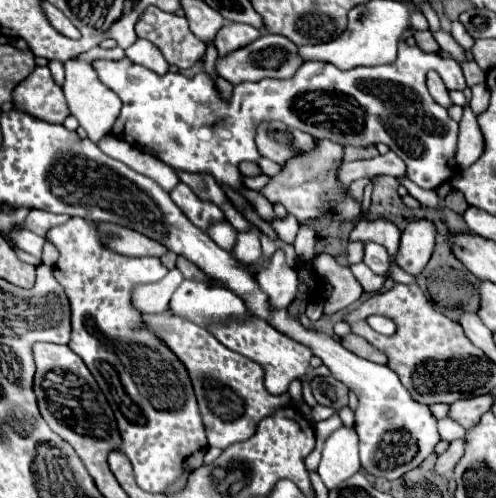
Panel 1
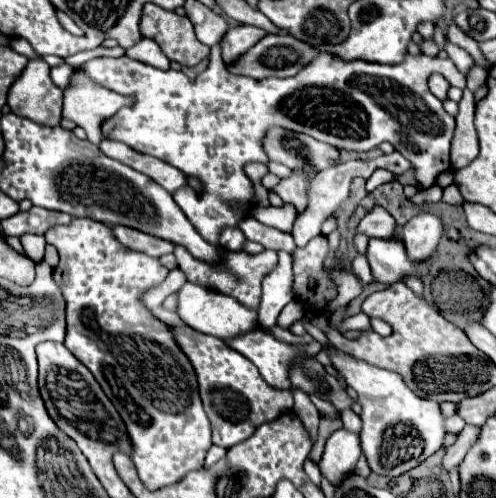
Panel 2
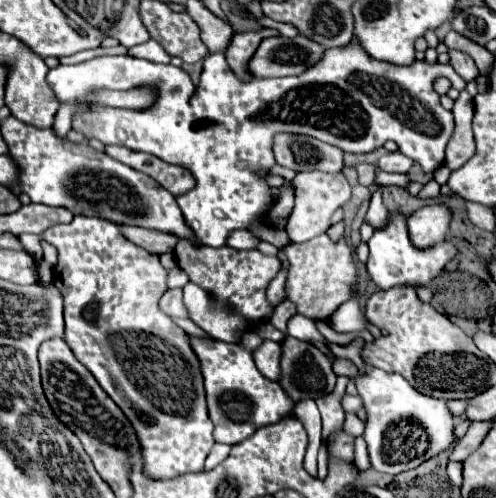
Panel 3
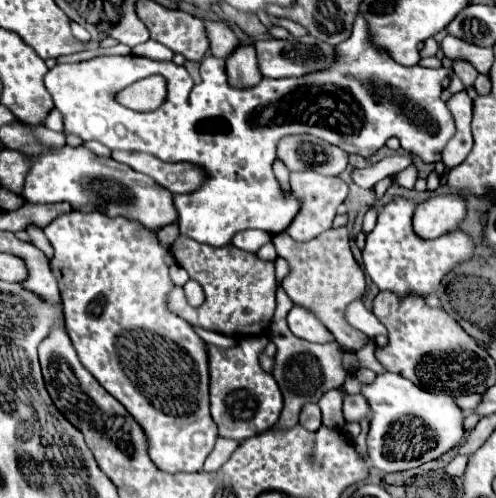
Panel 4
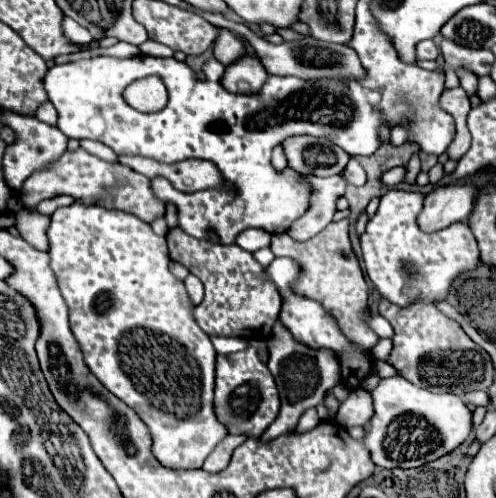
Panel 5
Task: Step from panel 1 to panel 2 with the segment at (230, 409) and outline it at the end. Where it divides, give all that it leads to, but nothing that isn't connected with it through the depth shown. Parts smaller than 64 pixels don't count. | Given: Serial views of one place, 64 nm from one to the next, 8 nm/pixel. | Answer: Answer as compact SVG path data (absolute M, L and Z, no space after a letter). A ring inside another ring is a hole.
M174 328L174 334L176 334L176 342L186 352L186 356L190 358L190 362L192 362L196 374L198 374L200 396L202 396L202 402L204 402L204 410L206 410L206 414L208 414L208 418L212 422L212 442L214 444L230 448L230 446L250 438L260 424L272 422L278 416L282 416L284 412L292 410L292 406L294 406L292 392L272 388L266 380L262 380L258 368L244 354L230 348L224 340L216 340L214 336L204 336L202 332L196 332L194 328Z

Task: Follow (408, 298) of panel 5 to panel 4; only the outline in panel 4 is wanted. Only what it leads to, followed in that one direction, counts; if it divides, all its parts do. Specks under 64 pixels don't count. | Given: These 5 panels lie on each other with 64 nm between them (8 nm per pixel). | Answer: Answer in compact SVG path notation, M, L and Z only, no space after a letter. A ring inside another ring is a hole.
M396 196L388 204L382 206L376 228L366 234L366 244L362 250L364 268L372 282L382 292L394 292L404 298L408 294L430 296L436 294L442 286L442 278L462 262L468 262L474 256L474 240L464 230L452 230L440 238L424 240L416 236L412 228L412 216L416 210L416 202L410 198Z

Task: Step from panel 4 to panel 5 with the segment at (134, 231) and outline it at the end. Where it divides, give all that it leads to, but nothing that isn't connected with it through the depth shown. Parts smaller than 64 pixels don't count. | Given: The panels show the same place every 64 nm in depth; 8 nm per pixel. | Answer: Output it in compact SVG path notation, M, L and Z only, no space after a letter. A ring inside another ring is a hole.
M74 202L66 208L58 208L52 214L52 222L48 228L48 256L50 256L50 268L56 276L58 288L66 300L68 306L68 314L70 314L70 328L80 344L80 350L84 354L84 360L88 364L88 368L94 372L94 376L112 392L116 394L122 402L126 402L130 408L136 410L136 414L144 420L144 424L150 428L154 446L152 452L154 456L160 460L162 466L166 468L202 468L206 456L216 448L216 444L220 444L220 440L224 440L228 436L228 428L224 428L224 424L220 424L220 420L216 418L214 412L214 378L216 378L216 350L212 348L210 338L206 336L206 332L198 326L196 318L194 318L194 304L188 300L188 292L184 288L184 282L178 280L170 270L168 270L168 248L166 248L166 240L162 236L156 236L150 228L150 224L144 224L144 220L126 214L126 212L116 212L116 210L108 210L104 206L98 204L84 204L84 202Z

